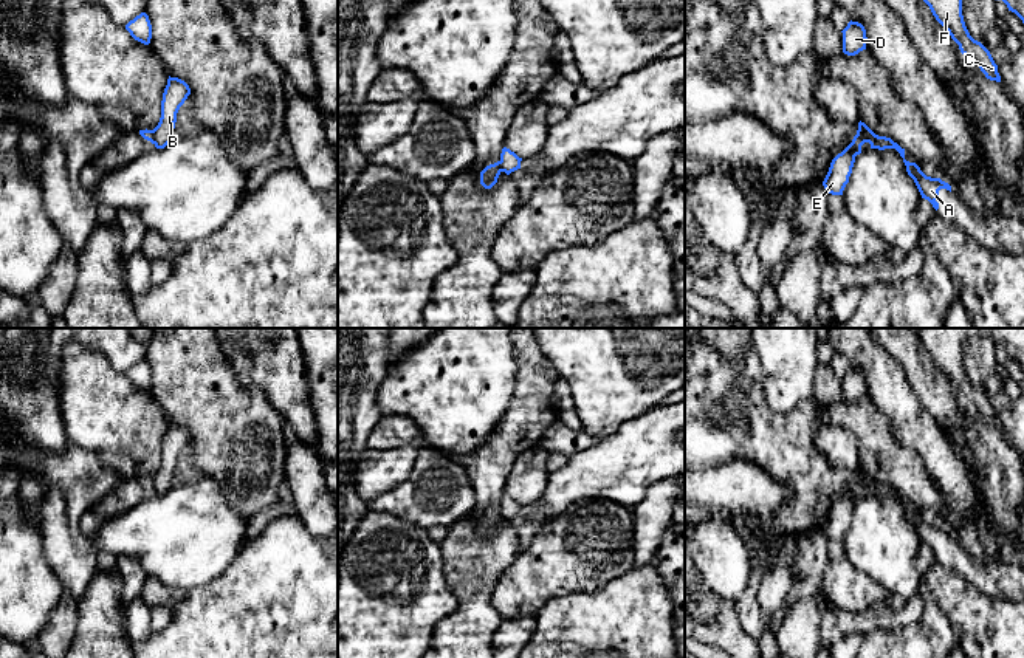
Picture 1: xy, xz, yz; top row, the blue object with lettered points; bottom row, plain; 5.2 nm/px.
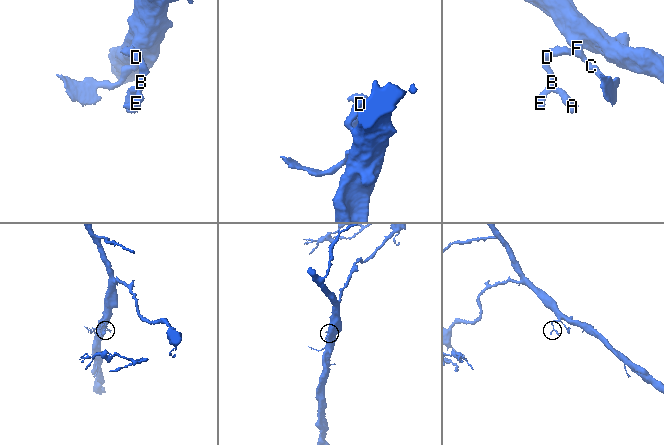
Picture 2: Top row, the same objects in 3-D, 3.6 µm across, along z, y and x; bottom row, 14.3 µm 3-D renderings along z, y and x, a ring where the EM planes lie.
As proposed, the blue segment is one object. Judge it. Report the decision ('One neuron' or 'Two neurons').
Two neurons

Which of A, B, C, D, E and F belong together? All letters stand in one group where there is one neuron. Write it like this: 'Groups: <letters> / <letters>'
Groups: A / B C D E F

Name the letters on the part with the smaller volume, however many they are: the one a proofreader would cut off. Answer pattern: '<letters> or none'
A

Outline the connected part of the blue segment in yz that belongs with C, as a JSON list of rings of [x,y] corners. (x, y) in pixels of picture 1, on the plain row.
[[[920,328],[917,336],[960,399],[970,404],[987,426],[1001,429],[990,398],[974,387],[965,373],[962,345],[971,336],[988,339],[995,347],[1002,347],[1024,370],[1024,328]]]

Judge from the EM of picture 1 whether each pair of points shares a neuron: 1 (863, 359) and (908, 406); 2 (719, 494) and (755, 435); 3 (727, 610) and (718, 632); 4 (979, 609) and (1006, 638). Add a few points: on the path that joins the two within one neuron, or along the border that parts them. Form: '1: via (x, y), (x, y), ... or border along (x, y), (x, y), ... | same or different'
1: via (874, 370), (897, 395) | same
2: border along (704, 468), (727, 460), (749, 460), (772, 479) | different
3: via (727, 615), (727, 623), (722, 627) | same
4: via (984, 616), (998, 630) | same

